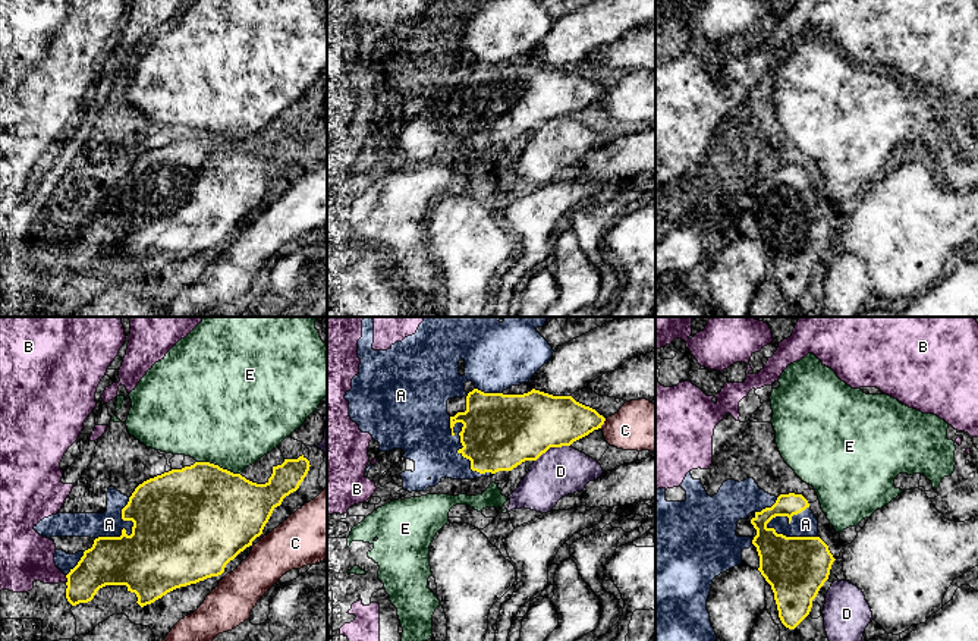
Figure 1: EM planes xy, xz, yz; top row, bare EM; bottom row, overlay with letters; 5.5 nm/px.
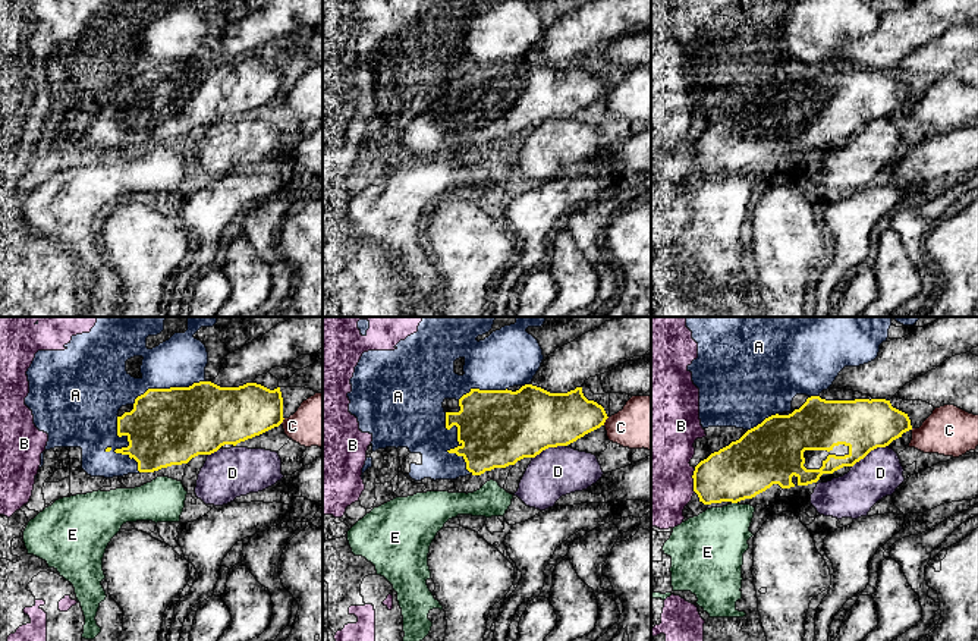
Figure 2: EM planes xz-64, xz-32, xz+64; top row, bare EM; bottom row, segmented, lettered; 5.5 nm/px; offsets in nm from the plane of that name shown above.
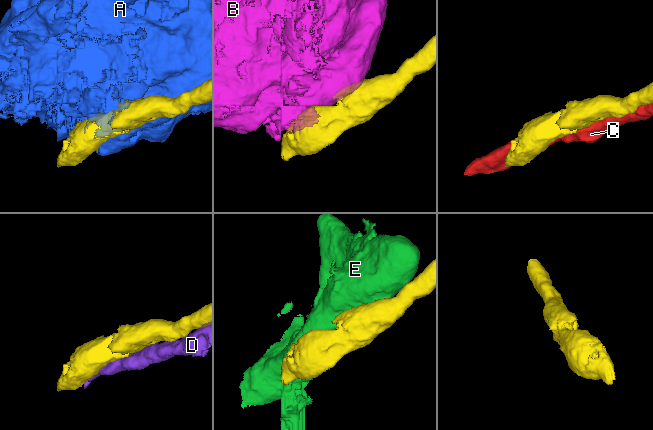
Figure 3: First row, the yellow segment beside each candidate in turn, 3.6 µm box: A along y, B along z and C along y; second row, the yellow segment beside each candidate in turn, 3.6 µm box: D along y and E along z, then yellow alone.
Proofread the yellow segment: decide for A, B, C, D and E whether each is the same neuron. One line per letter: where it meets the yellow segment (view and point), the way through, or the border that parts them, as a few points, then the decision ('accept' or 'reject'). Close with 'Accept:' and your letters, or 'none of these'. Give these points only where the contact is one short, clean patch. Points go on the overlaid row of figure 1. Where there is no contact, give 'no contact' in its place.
A: xz (462, 448) | reject
B: xy (68, 580) | reject
C: xz (603, 423) | reject
D: xz (552, 446) | reject
E: xy (217, 465) | reject
Accept: none of these

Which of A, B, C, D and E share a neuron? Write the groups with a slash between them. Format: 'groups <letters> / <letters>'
groups A / B / C / D / E

